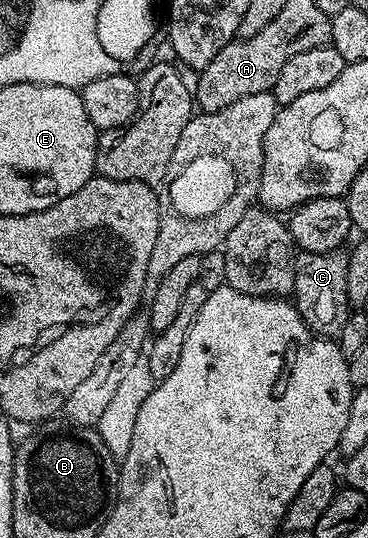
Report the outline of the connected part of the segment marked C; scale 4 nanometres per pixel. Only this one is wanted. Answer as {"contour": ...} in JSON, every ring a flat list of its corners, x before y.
{"contour":[[343,250,300,251,294,265,294,289,292,295,298,313,315,335,338,337,346,317,350,313,350,304,346,297,347,254]]}

